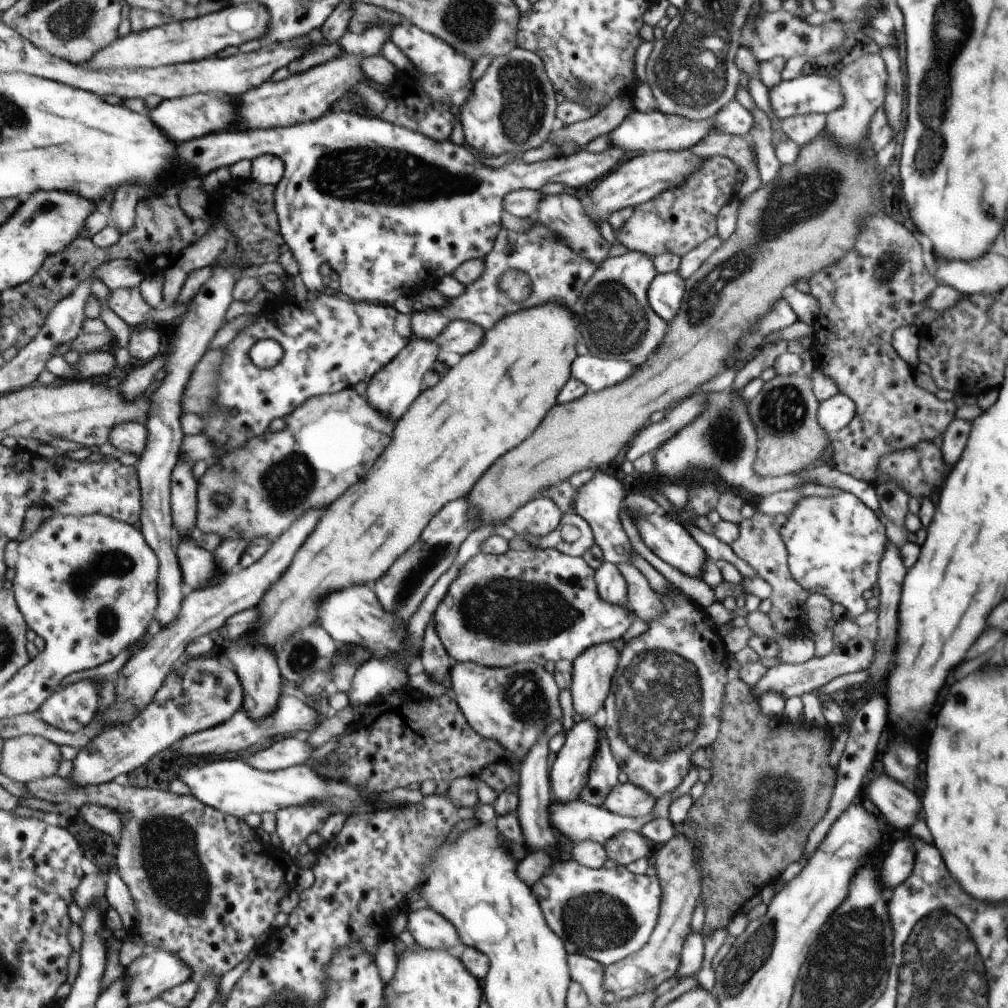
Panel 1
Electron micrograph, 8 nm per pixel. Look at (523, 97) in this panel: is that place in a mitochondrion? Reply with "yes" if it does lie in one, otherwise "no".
yes

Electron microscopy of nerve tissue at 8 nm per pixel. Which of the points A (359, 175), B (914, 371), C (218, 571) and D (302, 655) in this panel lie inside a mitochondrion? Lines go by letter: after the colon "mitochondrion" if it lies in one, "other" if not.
A: mitochondrion
B: other
C: other
D: mitochondrion

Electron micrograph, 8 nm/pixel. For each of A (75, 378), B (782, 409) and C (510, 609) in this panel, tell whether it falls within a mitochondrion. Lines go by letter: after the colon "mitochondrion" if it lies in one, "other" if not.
A: other
B: mitochondrion
C: mitochondrion

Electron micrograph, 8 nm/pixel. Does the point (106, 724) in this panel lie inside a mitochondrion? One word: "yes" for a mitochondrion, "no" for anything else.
no

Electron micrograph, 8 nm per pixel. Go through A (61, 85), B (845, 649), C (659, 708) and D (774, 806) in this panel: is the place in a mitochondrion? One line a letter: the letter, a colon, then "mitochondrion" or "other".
A: other
B: other
C: mitochondrion
D: mitochondrion

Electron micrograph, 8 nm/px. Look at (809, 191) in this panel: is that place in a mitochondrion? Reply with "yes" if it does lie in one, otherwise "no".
yes

